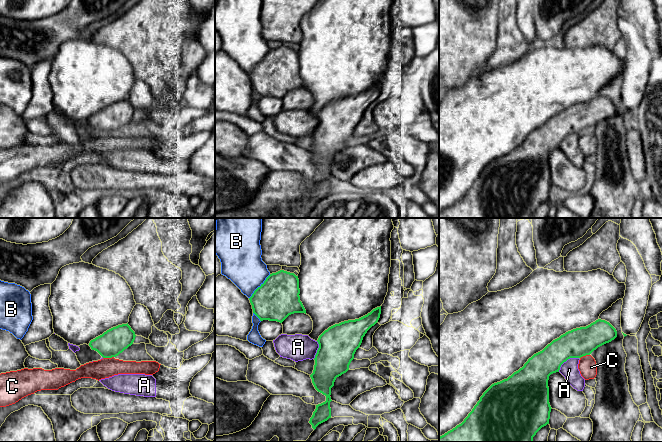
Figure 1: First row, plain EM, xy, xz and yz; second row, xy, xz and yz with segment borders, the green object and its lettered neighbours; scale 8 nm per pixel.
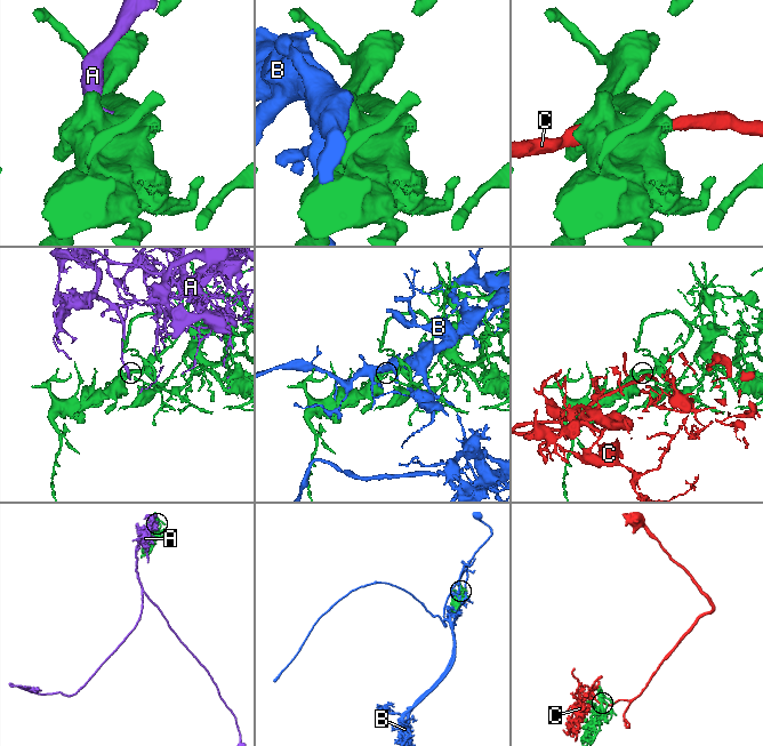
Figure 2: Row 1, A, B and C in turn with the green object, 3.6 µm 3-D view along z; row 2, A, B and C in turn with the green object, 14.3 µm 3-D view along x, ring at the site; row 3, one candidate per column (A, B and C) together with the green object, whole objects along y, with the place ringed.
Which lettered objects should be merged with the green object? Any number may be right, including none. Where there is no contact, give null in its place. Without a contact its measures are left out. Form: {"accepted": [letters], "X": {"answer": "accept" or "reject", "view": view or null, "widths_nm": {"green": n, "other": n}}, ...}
{"accepted": ["C"], "A": {"answer": "reject", "view": "yz", "widths_nm": {"green": 240, "other": 140}}, "B": {"answer": "reject", "view": "xz", "widths_nm": {"green": 340, "other": 320}}, "C": {"answer": "accept", "view": "xy", "widths_nm": {"green": 220, "other": 160}}}

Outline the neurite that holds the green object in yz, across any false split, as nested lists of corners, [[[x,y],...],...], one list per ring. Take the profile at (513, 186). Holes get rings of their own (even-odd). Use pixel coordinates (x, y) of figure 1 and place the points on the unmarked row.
[[[601,95],[566,108],[534,130],[507,155],[492,160],[464,197],[440,212],[439,218],[533,218],[536,209],[549,200],[552,185],[560,187],[567,194],[580,193],[586,183],[586,172],[567,158],[559,148],[560,143],[570,134],[579,134],[581,152],[585,156],[594,155],[597,140],[590,130],[616,113],[616,105]]]

